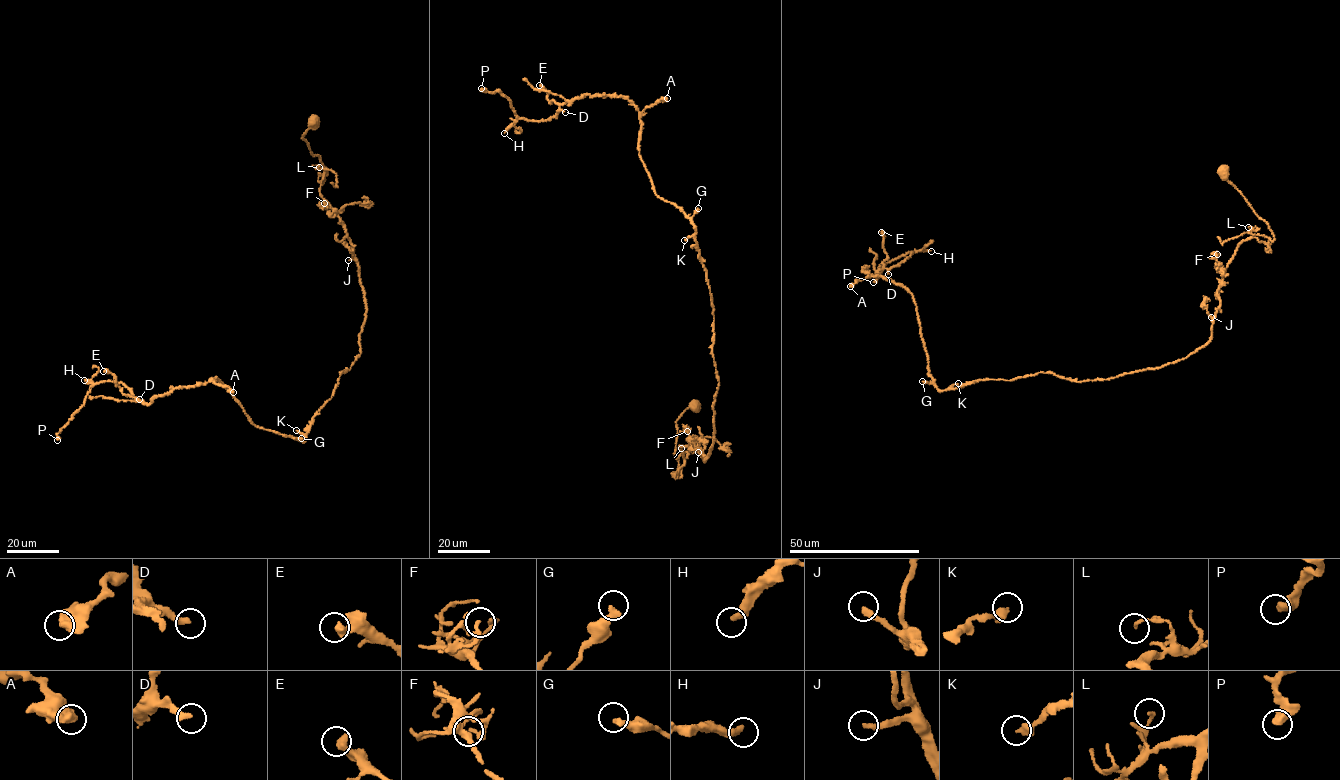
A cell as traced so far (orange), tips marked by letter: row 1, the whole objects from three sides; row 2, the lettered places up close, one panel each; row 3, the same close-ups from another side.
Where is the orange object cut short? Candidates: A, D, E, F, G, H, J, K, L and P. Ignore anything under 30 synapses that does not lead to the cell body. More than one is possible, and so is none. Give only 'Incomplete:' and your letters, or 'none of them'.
Incomplete: H, J

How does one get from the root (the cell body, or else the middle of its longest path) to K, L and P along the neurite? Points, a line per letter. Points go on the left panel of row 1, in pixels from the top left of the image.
K: (314, 121), (302, 137), (327, 169), (320, 193), (347, 231), (366, 309), (360, 353), (309, 430), (296, 430)
L: (314, 121), (302, 137), (311, 154), (319, 156), (327, 169), (319, 167)
P: (314, 121), (366, 309), (304, 440), (214, 378), (148, 403), (96, 382), (57, 440)

